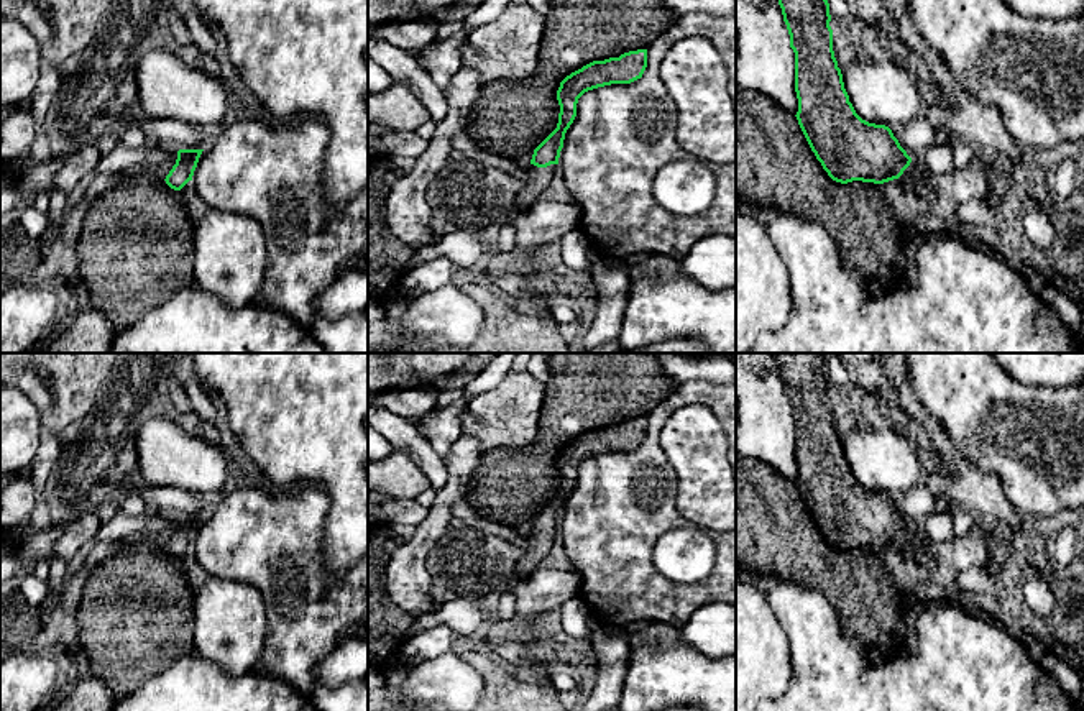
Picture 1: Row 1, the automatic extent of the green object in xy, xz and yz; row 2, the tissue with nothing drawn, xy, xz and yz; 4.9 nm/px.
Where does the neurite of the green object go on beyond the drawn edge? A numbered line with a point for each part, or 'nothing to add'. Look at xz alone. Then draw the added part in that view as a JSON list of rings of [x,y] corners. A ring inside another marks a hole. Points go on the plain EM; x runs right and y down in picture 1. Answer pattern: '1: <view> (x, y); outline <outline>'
1: xz (539, 547); outline [[[531,532],[529,545],[524,550],[524,557],[511,567],[509,578],[522,580],[532,571],[540,568],[540,563],[550,555],[550,548],[557,539],[558,532],[550,532],[547,535],[537,535]]]

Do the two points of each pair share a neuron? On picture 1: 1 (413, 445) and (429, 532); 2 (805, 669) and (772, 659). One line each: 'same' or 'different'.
1: different
2: different

